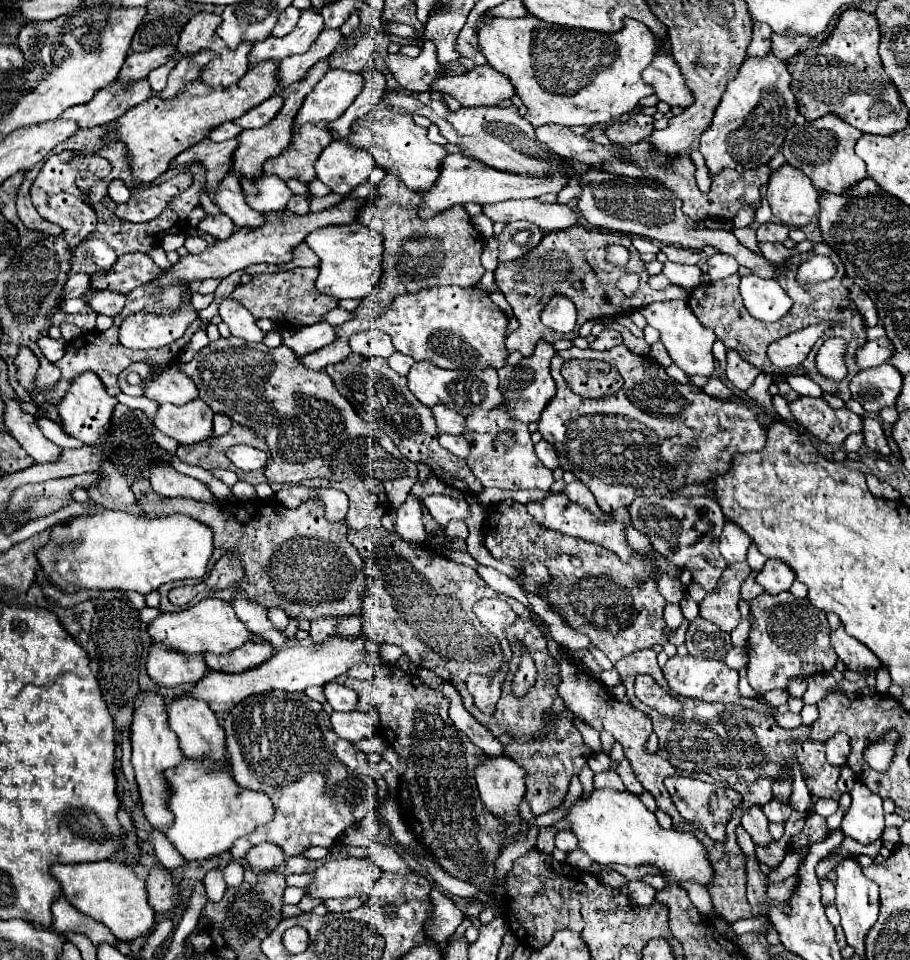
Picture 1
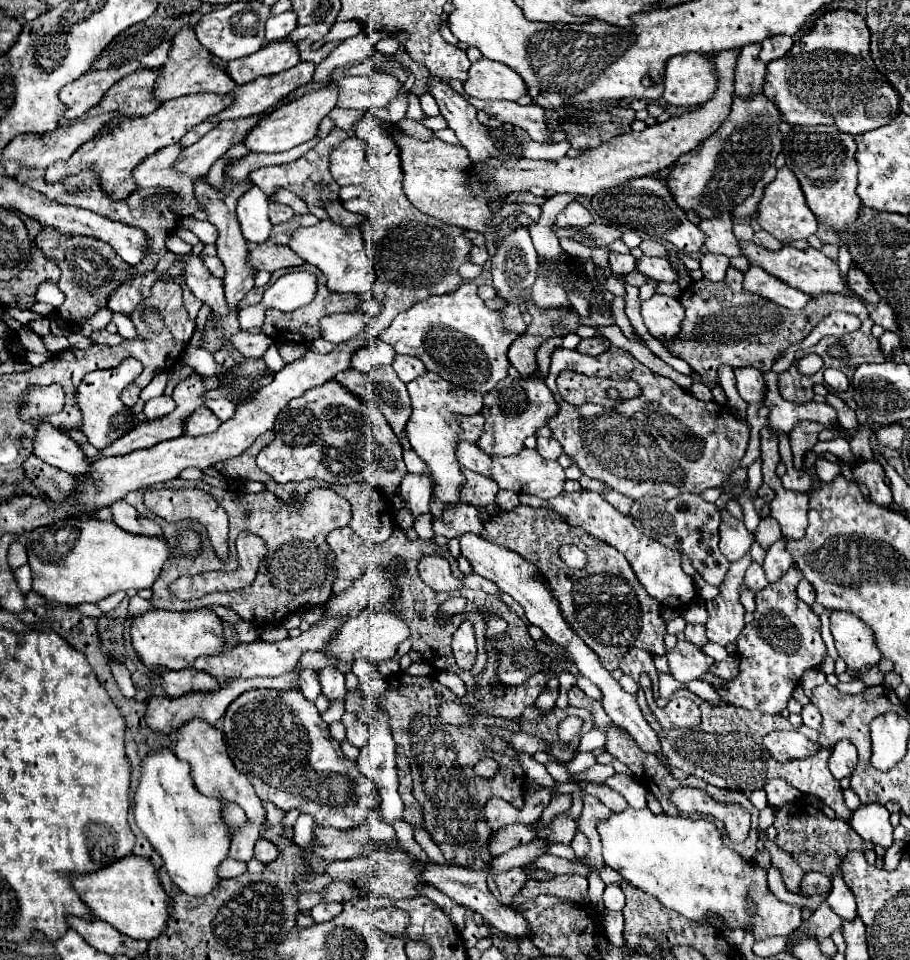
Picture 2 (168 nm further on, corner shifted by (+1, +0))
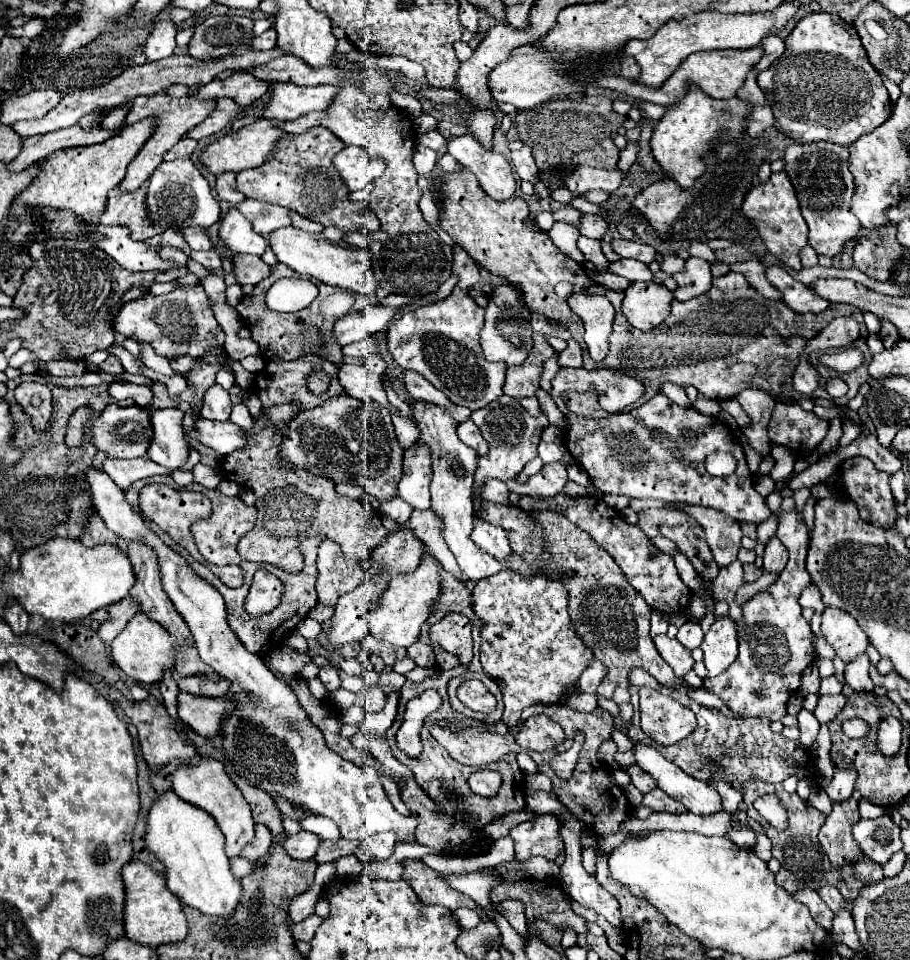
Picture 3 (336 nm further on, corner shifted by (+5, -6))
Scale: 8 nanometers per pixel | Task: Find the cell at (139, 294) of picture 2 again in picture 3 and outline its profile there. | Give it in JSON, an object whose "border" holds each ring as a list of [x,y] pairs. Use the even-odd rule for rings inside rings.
{"border":[[[201,285],[177,287],[177,291],[171,291],[161,297],[147,293],[141,299],[129,301],[115,315],[113,329],[123,333],[125,337],[149,343],[163,357],[171,355],[199,357],[201,353],[205,353],[205,345],[211,345],[209,333],[213,331],[217,333],[217,337],[221,337],[221,341],[225,339],[221,327],[215,321],[213,311],[209,309],[209,299]]]}

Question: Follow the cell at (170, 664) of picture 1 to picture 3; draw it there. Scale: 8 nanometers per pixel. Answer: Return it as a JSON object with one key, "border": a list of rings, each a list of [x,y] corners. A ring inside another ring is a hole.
{"border":[[[187,691],[177,695],[179,717],[201,737],[209,739],[219,735],[221,717],[225,715],[225,699],[197,697]]]}

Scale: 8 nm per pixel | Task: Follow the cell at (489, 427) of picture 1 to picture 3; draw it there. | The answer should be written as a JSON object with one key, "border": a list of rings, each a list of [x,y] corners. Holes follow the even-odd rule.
{"border":[[[549,463],[543,465],[539,473],[531,475],[521,487],[521,495],[537,497],[537,499],[553,499],[557,493],[561,493],[563,485],[567,483],[567,469],[561,463]]]}

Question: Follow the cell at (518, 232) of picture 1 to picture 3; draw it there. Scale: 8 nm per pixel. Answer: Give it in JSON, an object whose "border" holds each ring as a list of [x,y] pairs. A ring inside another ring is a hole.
{"border":[[[509,283],[505,287],[495,287],[493,293],[489,295],[489,305],[485,311],[485,327],[481,331],[481,347],[489,361],[503,361],[509,365],[517,365],[529,355],[529,349],[533,347],[531,341],[533,329],[529,325],[529,311],[519,299],[521,289]]]}

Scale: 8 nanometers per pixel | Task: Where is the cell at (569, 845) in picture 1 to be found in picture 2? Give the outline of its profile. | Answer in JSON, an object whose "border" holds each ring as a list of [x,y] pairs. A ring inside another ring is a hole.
{"border":[[[577,831],[571,847],[573,847],[573,851],[575,851],[577,857],[585,857],[589,853],[589,841],[587,841],[587,837],[581,831]]]}

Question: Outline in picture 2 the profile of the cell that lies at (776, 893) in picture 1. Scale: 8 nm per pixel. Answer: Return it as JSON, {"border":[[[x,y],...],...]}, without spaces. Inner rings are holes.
{"border":[[[807,873],[803,877],[801,889],[809,895],[825,895],[827,891],[831,891],[831,877],[821,873]]]}

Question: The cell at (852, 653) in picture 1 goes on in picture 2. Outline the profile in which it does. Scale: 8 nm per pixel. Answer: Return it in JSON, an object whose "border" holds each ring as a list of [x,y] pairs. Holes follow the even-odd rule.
{"border":[[[833,611],[831,633],[839,657],[843,657],[851,671],[871,667],[881,659],[881,653],[873,639],[873,631],[869,631],[867,623],[857,619],[853,613]]]}

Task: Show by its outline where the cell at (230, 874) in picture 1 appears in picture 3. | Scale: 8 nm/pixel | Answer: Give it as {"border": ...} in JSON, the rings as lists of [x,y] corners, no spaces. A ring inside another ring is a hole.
{"border":[[[203,757],[201,765],[195,765],[195,767],[181,765],[181,767],[177,767],[177,771],[173,773],[173,791],[179,797],[183,797],[185,801],[205,809],[207,813],[211,813],[215,817],[217,825],[221,827],[221,831],[225,835],[227,857],[239,855],[241,849],[253,839],[255,821],[253,821],[253,815],[251,815],[251,807],[243,799],[237,785],[231,781],[231,777],[225,773],[221,761],[217,761],[213,757]]]}

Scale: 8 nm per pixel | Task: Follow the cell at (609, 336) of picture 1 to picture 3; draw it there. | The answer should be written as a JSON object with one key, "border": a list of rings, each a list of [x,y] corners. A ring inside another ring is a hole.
{"border":[[[569,339],[569,347],[559,353],[559,367],[581,367],[581,347],[575,339]]]}

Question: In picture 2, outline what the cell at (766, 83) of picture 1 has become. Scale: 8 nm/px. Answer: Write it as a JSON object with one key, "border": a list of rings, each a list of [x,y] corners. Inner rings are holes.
{"border":[[[735,95],[731,113],[723,125],[697,149],[681,155],[667,175],[665,187],[675,203],[683,211],[693,211],[699,219],[733,215],[733,209],[753,195],[757,181],[775,163],[781,151],[779,123],[779,109],[765,95],[753,95],[751,99]]]}

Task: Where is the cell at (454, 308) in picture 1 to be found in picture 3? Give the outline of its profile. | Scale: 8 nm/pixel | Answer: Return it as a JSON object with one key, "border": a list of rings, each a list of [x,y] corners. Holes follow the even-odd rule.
{"border":[[[453,289],[453,293],[441,301],[425,307],[403,311],[385,329],[385,343],[395,363],[403,369],[413,369],[441,389],[455,405],[481,409],[503,395],[505,363],[491,363],[485,359],[479,345],[479,333],[483,329],[483,313],[465,289]]]}

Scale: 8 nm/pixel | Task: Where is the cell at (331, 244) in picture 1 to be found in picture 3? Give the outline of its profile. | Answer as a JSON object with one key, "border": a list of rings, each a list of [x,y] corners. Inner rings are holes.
{"border":[[[293,225],[281,227],[273,233],[269,233],[271,249],[277,255],[281,263],[291,267],[295,273],[315,277],[327,285],[347,289],[351,293],[361,293],[361,295],[375,295],[375,275],[371,269],[369,253],[361,247],[355,245],[337,245],[329,241],[323,233],[307,233],[303,229],[297,229]]]}

